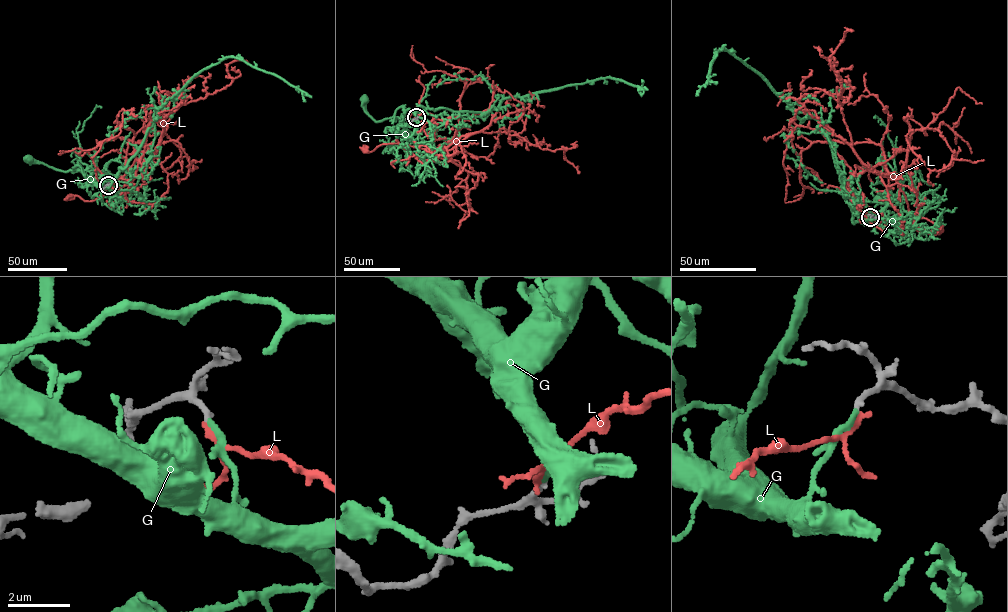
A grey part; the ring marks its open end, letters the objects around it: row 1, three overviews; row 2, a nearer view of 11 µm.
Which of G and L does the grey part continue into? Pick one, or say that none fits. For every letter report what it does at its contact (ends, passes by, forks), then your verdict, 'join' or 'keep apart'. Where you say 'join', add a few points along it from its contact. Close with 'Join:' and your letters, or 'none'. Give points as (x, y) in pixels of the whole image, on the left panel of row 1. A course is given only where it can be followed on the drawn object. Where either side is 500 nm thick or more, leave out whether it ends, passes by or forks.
G: it ends | join | via (108, 185), (106, 188), (91, 182), (78, 165), (64, 171), (29, 161)
L: it ends | keep apart
Join: G

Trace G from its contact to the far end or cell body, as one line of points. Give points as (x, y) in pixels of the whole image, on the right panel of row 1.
G: (870, 218), (866, 222), (864, 199), (893, 206), (900, 204), (897, 199), (880, 201)

